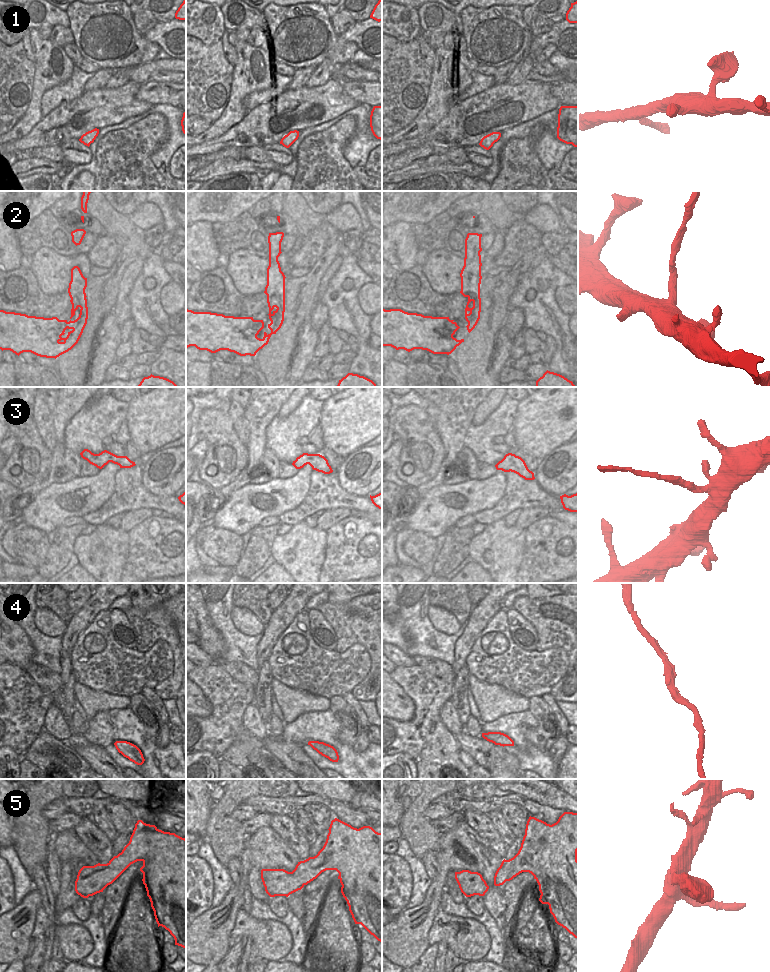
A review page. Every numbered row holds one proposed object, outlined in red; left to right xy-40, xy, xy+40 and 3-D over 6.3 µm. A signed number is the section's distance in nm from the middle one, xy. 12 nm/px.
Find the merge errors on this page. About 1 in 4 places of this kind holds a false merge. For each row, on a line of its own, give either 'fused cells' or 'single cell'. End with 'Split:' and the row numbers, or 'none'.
1: single cell
2: fused cells
3: fused cells
4: single cell
5: single cell
Split: 2, 3

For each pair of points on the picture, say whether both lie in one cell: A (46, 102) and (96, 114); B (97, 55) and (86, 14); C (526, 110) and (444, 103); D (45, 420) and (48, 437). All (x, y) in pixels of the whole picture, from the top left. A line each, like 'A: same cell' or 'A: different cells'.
A: different cells
B: same cell
C: different cells
D: same cell

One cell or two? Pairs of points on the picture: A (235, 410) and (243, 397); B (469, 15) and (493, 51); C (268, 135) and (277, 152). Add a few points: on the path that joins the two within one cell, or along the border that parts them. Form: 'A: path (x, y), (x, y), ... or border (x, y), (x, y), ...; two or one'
A: border (231, 399), (234, 399), (244, 408); two
B: path (478, 24), (493, 39), (493, 42); one
C: border (279, 142), (262, 146); two

